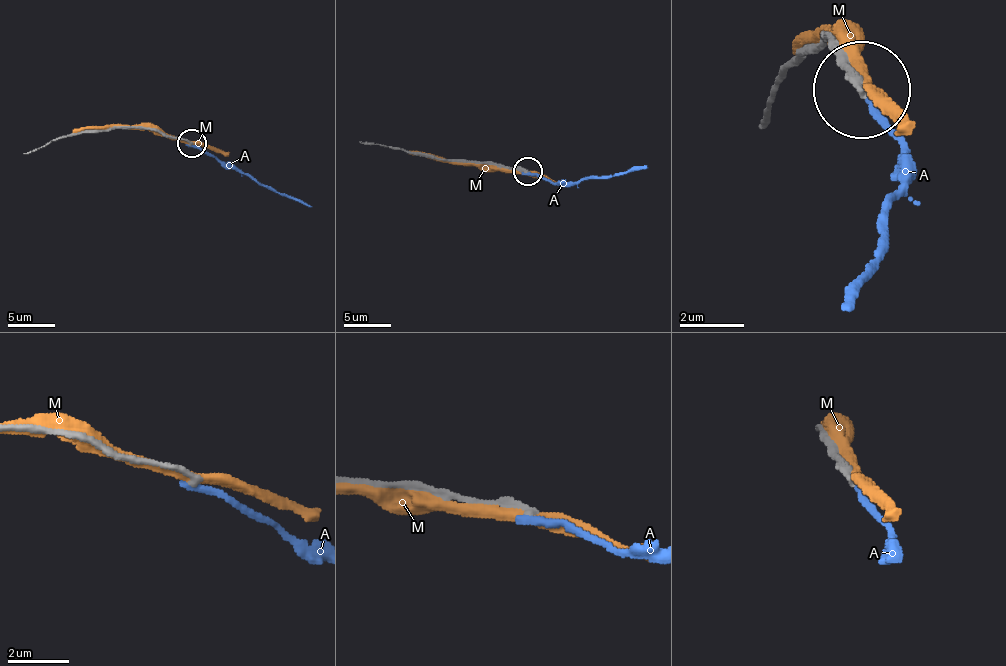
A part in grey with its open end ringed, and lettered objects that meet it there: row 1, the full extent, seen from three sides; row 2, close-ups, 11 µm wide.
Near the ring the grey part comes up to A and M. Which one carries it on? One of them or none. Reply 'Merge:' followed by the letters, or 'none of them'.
Merge: none of them

